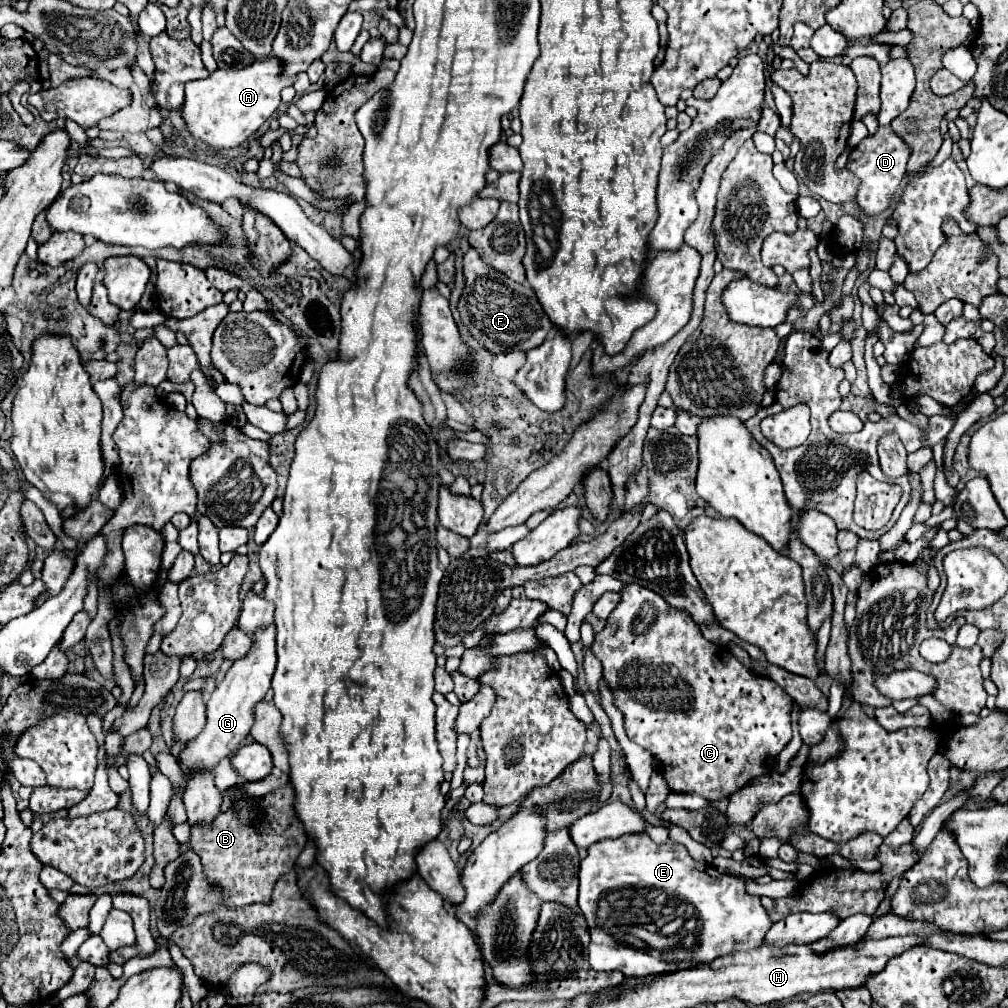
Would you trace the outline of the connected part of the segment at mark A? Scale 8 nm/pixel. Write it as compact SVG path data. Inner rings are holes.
M277 56L263 60L253 60L243 70L215 70L205 80L193 80L185 84L185 104L181 116L187 130L215 146L215 148L235 148L247 138L251 138L259 126L279 108L281 90L293 86L293 78L283 78L283 62Z

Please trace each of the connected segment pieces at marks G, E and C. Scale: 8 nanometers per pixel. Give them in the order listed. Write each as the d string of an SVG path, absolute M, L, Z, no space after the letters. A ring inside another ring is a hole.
M265 626L253 634L253 646L249 654L241 660L235 660L233 666L227 670L225 678L217 684L215 692L207 700L207 724L203 732L193 738L187 750L181 754L183 766L207 766L213 768L221 758L233 754L243 740L249 736L253 726L253 704L261 702L265 692L271 688L271 678L277 666L277 652L275 652L275 626Z
M627 834L617 840L599 840L587 848L587 856L581 860L579 870L579 908L587 920L591 944L589 944L589 964L593 970L609 972L621 970L627 978L631 976L649 976L663 974L669 970L693 968L699 964L709 964L715 958L735 952L735 950L753 950L763 944L763 938L773 924L761 906L757 896L749 896L745 892L745 882L739 878L731 878L717 870L711 870L707 864L695 862L687 848L667 840L665 844L655 844L649 834ZM639 918L647 918L643 922L653 922L653 918L673 918L673 932L687 932L687 936L679 934L671 940L681 942L675 948L665 952L649 948L635 948L623 940L623 936L633 934L633 924L641 926Z
M627 584L627 588L621 592L621 602L619 606L613 610L613 614L609 616L607 620L607 626L595 634L595 642L593 642L593 652L595 656L601 660L603 664L603 676L605 676L605 682L607 686L611 688L613 692L613 702L615 706L623 712L625 716L625 730L627 730L627 736L637 742L639 746L647 748L659 762L661 762L661 774L665 776L667 780L667 786L673 790L673 792L683 792L683 794L699 794L703 796L705 800L721 800L721 798L727 798L731 796L733 792L737 792L738 789L747 786L749 782L752 782L755 778L762 776L767 772L769 764L779 756L779 752L791 742L791 708L793 708L793 700L791 696L787 696L773 680L769 678L763 678L763 676L757 676L757 672L745 668L725 646L719 646L705 640L699 632L699 628L693 624L693 618L689 616L689 612L685 610L677 610L673 606L669 606L659 594L643 588L643 586L637 586L637 584ZM659 706L693 706L691 710L687 712L673 712L673 710L659 710Z

